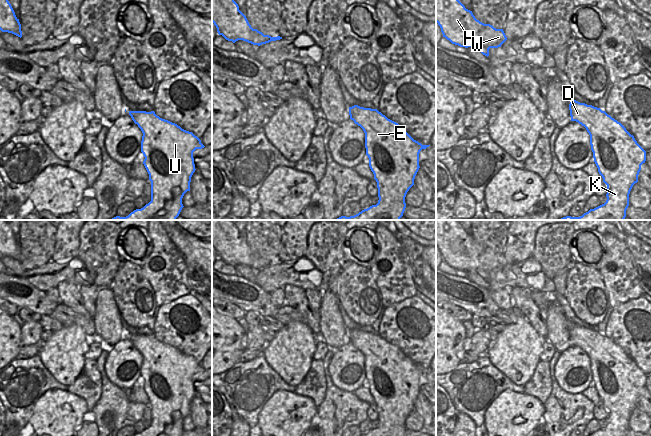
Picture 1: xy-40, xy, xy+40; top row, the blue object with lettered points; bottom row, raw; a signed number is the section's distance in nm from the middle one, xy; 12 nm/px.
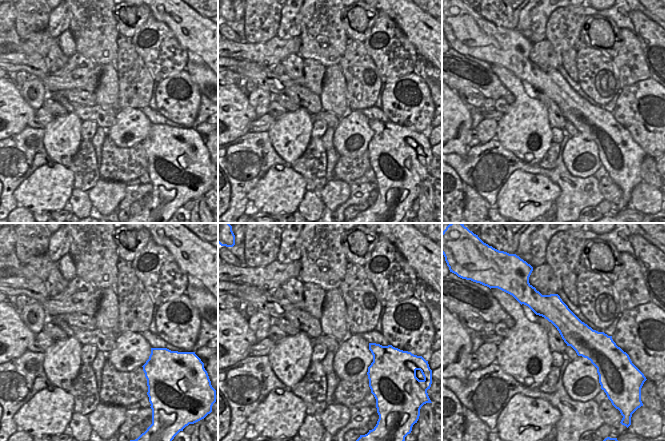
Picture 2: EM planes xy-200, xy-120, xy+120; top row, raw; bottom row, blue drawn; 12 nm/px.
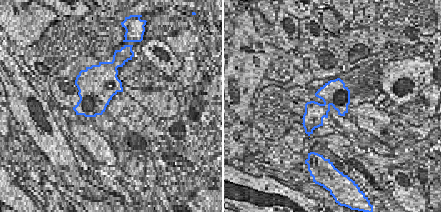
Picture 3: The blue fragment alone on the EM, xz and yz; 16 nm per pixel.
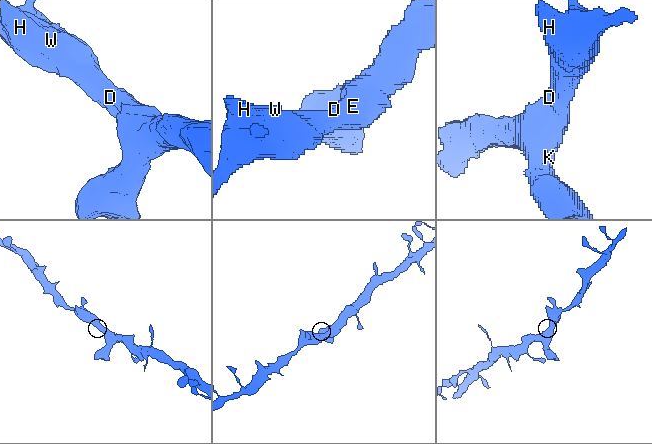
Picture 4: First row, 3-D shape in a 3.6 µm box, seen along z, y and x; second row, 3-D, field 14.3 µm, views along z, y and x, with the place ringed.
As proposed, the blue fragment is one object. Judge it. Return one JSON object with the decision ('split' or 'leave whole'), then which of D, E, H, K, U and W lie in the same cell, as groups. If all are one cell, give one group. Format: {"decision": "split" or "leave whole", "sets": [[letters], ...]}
{"decision": "leave whole", "sets": [["D", "E", "H", "K", "U", "W"]]}

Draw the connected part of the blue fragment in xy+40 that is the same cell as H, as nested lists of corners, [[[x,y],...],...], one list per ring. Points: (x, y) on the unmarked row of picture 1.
[[[436,220],[436,246],[452,268],[477,271],[487,281],[490,272],[501,271],[507,264],[503,253],[477,244],[456,220]]]

